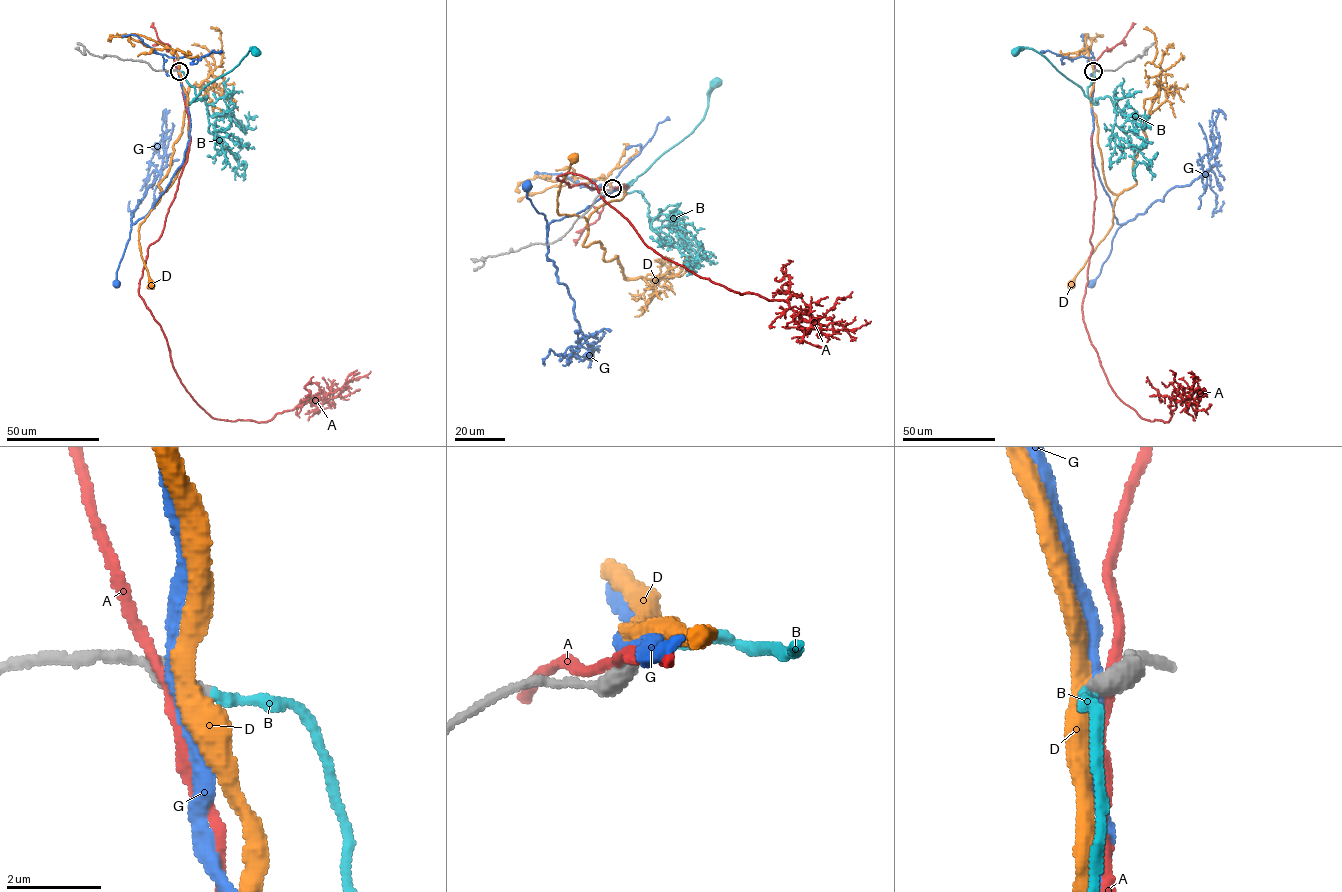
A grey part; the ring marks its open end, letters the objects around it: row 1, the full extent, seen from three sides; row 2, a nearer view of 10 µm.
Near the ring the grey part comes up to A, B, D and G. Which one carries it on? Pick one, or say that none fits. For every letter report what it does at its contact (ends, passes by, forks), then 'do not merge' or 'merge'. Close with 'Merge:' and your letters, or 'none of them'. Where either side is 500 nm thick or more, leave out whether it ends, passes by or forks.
A: do not merge
B: it ends; merge
D: it passes by; do not merge
G: do not merge
Merge: B

